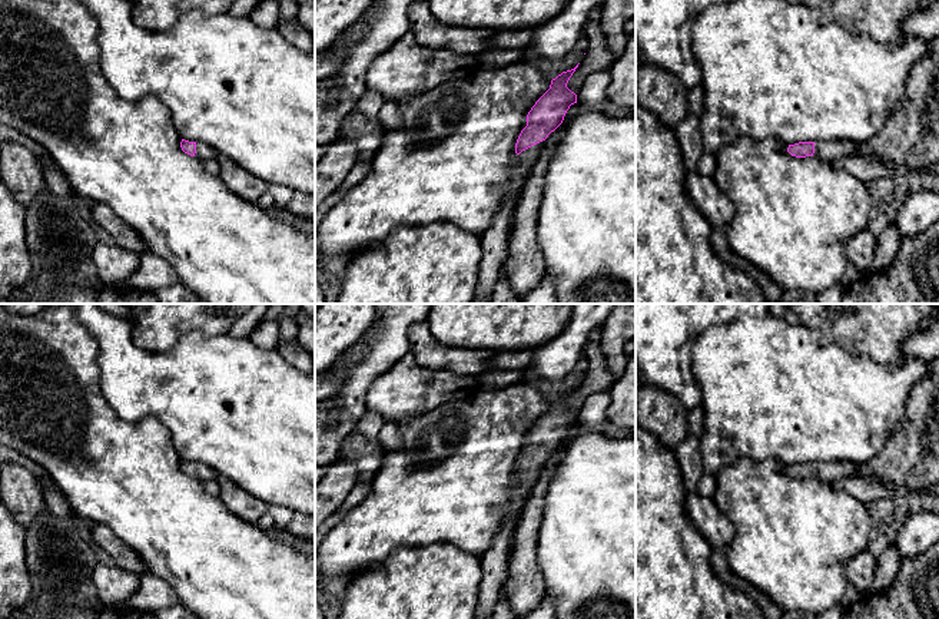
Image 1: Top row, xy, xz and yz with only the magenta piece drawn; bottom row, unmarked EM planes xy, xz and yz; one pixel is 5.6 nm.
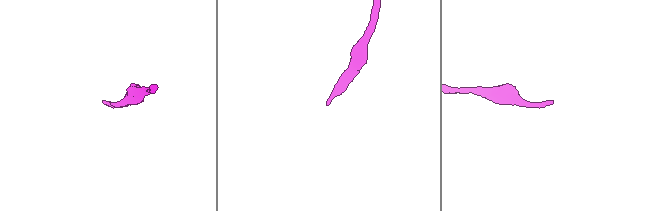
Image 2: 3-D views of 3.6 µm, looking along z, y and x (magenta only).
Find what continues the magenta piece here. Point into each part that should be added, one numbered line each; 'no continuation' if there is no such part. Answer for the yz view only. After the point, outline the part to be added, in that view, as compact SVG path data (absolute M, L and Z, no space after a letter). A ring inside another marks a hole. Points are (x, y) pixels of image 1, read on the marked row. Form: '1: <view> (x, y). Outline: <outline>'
1: yz (830, 151). Outline: M824 140L814 143L813 156L835 162L840 158L859 156L860 143L849 140Z

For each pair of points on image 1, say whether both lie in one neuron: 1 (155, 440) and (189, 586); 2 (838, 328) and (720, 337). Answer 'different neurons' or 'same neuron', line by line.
1: same neuron
2: different neurons

